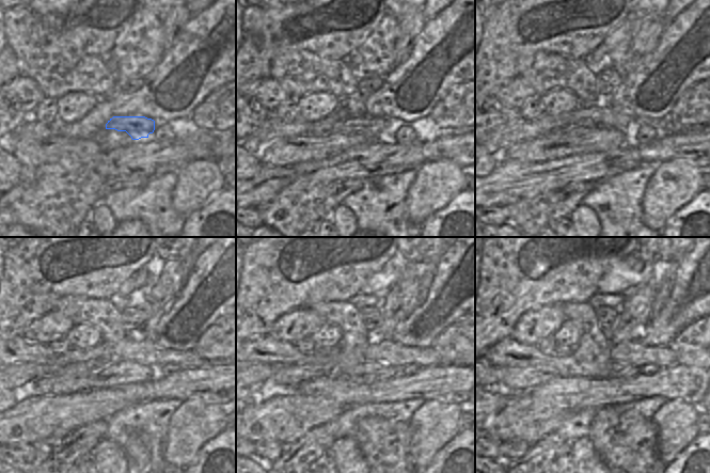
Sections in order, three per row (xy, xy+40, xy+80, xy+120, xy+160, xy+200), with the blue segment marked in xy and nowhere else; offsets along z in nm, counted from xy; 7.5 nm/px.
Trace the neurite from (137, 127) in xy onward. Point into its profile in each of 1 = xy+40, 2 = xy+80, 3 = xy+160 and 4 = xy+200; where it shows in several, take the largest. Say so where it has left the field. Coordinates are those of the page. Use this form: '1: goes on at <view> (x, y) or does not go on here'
1: goes on at xy+40 (371, 126)
2: goes on at xy+80 (587, 124)
3: goes on at xy+160 (284, 374)
4: goes on at xy+200 (515, 377)

